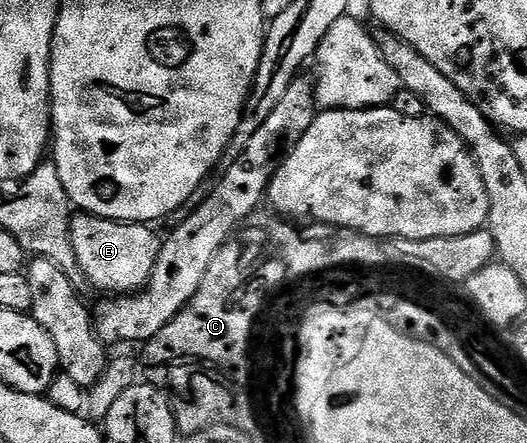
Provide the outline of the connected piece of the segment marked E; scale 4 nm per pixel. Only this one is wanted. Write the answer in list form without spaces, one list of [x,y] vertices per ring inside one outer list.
[[[83,211],[71,215],[72,250],[76,252],[76,262],[86,275],[87,281],[91,285],[94,283],[100,291],[106,292],[102,294],[133,294],[145,289],[152,270],[156,266],[156,258],[162,249],[162,240],[152,229],[150,224],[124,224],[121,220],[105,220]]]

